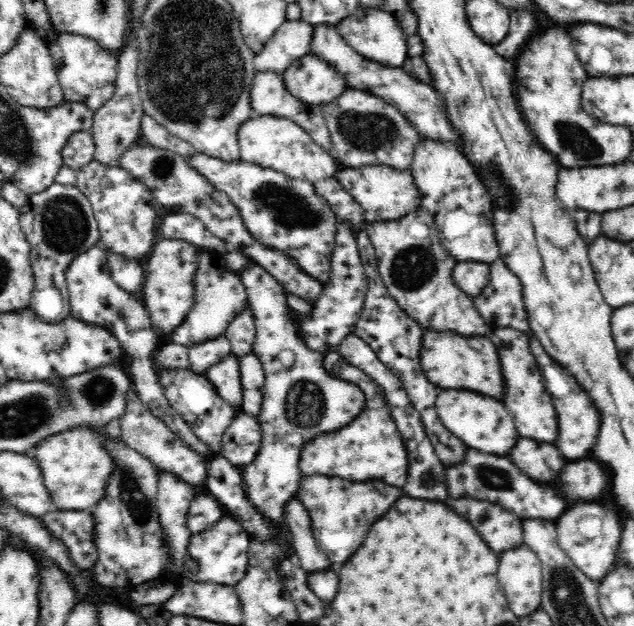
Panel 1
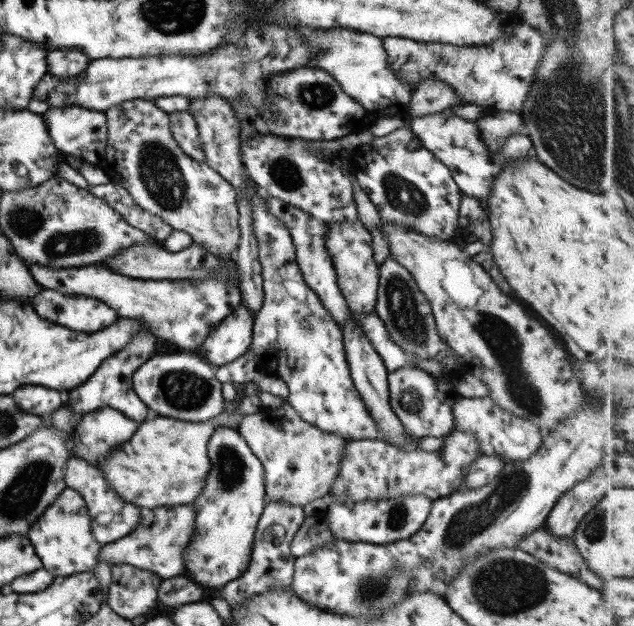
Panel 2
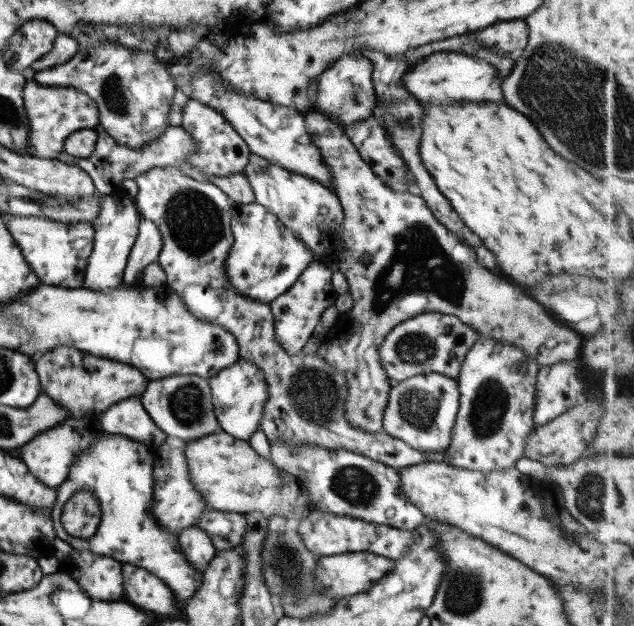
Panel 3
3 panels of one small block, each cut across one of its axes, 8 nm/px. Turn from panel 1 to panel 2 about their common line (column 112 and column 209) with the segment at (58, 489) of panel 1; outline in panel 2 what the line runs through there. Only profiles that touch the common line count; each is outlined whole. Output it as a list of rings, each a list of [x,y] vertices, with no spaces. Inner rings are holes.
[[[245,395],[240,398],[237,410],[221,412],[206,422],[186,422],[152,415],[138,425],[136,434],[128,442],[119,444],[105,457],[98,459],[96,466],[118,496],[126,502],[134,502],[141,509],[191,505],[203,489],[210,472],[207,444],[212,433],[222,425],[237,426],[243,415],[263,409],[258,395]]]

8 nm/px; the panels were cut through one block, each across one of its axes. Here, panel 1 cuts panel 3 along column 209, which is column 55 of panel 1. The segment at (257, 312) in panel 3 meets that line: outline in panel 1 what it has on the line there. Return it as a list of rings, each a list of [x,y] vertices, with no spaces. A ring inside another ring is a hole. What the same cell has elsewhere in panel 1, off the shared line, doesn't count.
[[[54,182],[46,190],[29,195],[18,212],[19,223],[32,247],[30,258],[35,284],[30,308],[44,322],[60,322],[71,314],[64,276],[68,264],[100,244],[99,226],[90,199],[77,186],[62,186]]]

